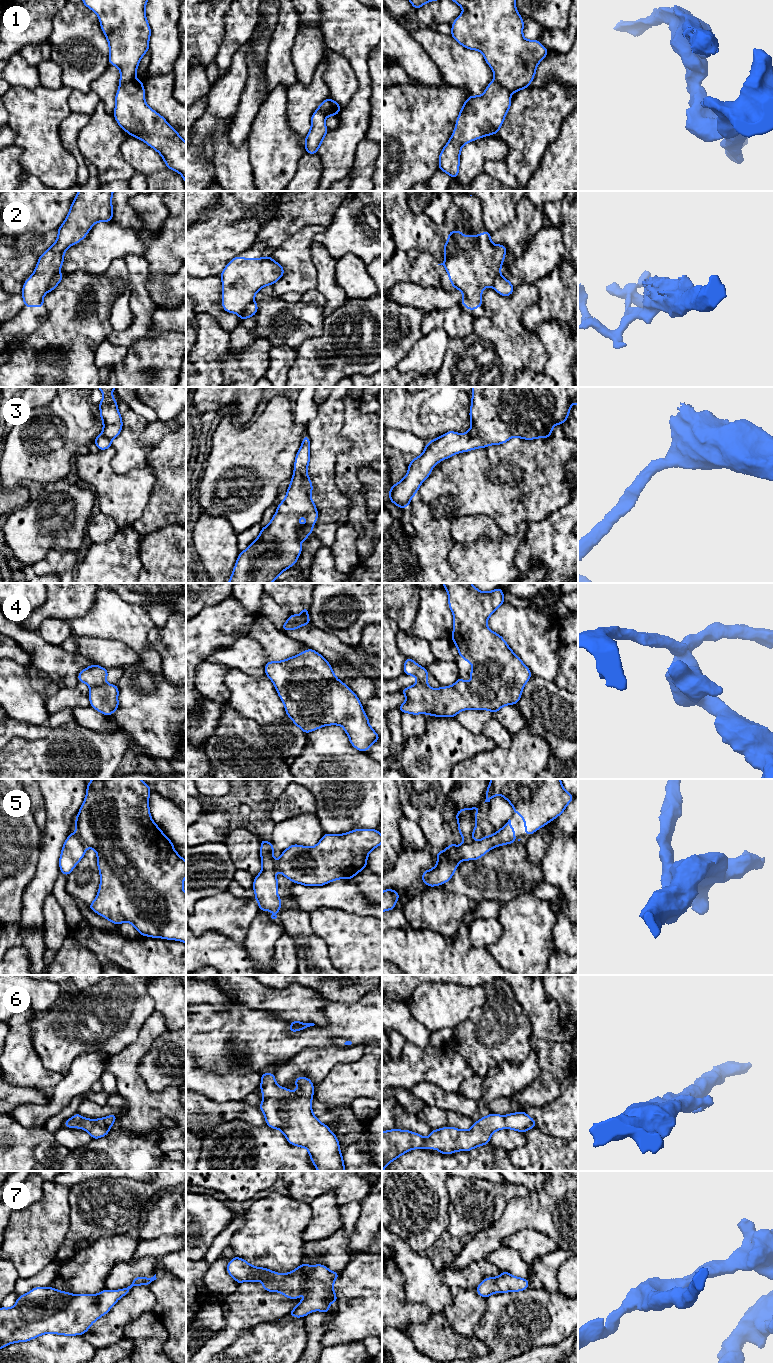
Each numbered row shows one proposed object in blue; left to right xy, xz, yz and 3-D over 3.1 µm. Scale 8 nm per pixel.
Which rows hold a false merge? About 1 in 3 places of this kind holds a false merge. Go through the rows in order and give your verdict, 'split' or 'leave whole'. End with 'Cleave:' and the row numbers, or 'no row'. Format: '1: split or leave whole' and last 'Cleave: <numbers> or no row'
1: split
2: split
3: leave whole
4: split
5: leave whole
6: leave whole
7: leave whole
Cleave: 1, 2, 4

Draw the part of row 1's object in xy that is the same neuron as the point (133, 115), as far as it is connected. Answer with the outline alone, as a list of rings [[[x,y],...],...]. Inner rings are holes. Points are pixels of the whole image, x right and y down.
[[[135,79],[120,85],[115,101],[113,115],[119,126],[155,149],[167,168],[180,173],[186,184],[186,142],[146,104],[143,81]]]

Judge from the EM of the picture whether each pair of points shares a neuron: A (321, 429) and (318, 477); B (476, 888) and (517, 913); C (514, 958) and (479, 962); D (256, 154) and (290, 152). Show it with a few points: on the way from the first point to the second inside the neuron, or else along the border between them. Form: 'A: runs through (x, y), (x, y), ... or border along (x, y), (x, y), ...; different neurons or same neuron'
A: runs through (321, 441), (321, 465); same neuron
B: border along (523, 892), (501, 904); different neurons
C: border along (486, 948), (499, 964); different neurons
D: runs through (264, 154), (282, 152); same neuron

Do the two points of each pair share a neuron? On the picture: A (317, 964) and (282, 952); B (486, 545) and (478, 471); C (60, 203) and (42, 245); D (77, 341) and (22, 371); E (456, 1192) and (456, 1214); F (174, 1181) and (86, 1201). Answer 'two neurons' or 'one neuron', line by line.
A: two neurons
B: two neurons
C: two neurons
D: one neuron
E: one neuron
F: one neuron

